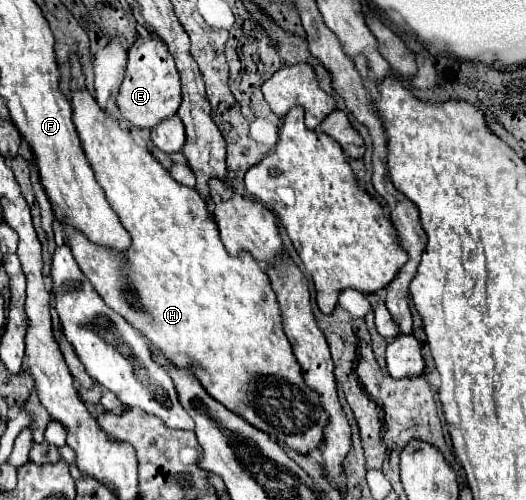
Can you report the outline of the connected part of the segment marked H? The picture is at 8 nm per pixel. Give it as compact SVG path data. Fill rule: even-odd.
M71 56L73 80L71 80L71 106L73 124L81 138L81 146L87 154L95 178L105 192L107 202L117 212L121 224L131 234L131 248L125 256L119 256L107 248L91 244L77 230L63 226L67 234L69 248L79 262L83 274L91 280L95 290L101 294L107 306L119 312L131 326L143 332L165 356L169 356L177 366L187 366L193 362L193 372L201 380L203 388L219 400L231 412L243 416L255 428L277 438L277 442L287 444L299 454L309 454L323 444L323 430L327 426L327 412L319 406L319 394L303 382L301 366L291 350L291 344L283 332L281 312L271 290L269 278L247 254L231 258L227 254L215 218L207 212L207 204L197 190L177 184L169 172L151 156L145 146L139 146L129 132L125 132L119 122L109 118L95 98L85 88L85 78L81 74L81 64ZM125 286L135 288L137 300L145 312L135 310L125 298Z

